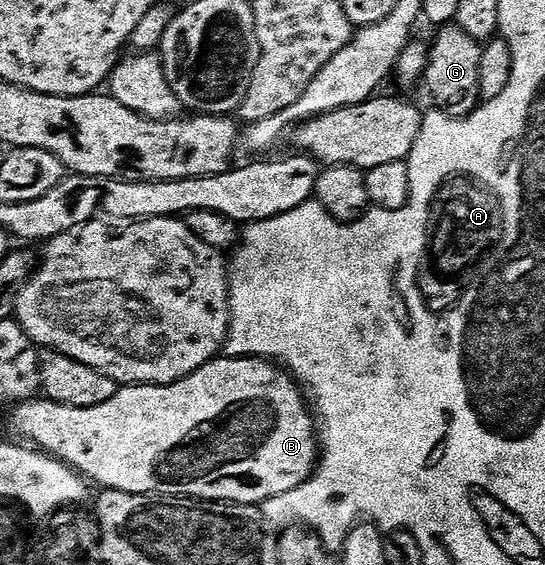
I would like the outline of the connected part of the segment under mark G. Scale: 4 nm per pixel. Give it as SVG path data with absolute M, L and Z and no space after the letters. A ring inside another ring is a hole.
M455 23L441 25L435 30L436 38L428 45L428 62L422 85L428 88L439 112L449 119L468 117L481 104L478 87L478 67L482 64L481 42L470 39Z

